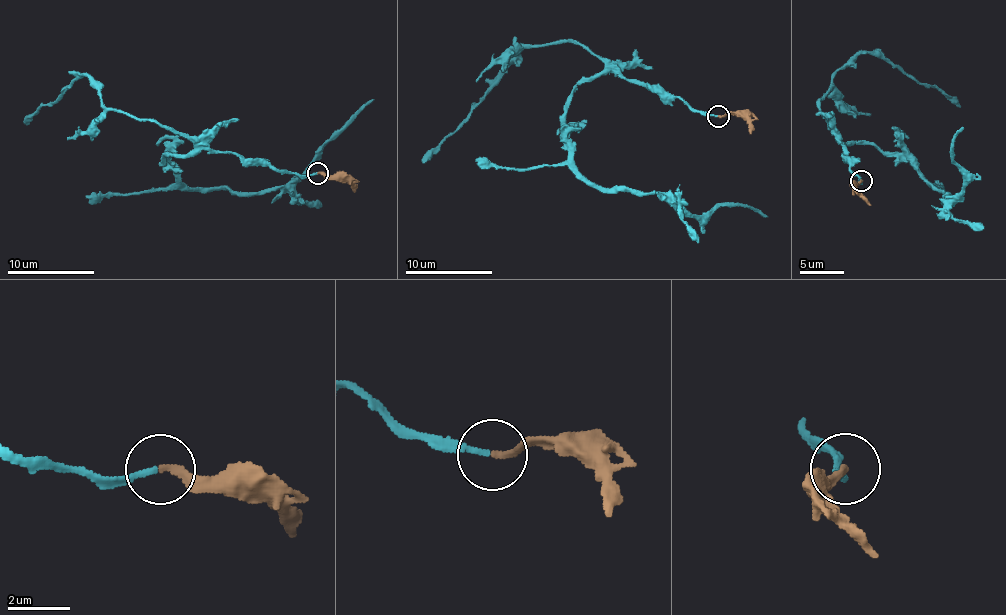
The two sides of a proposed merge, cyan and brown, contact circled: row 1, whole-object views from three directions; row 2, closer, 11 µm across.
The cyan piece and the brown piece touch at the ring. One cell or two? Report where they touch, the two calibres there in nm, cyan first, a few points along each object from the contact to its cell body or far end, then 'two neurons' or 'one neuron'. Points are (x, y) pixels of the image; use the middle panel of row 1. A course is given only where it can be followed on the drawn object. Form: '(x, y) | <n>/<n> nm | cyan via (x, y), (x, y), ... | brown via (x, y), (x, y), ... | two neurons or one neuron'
(718, 116) | 180/220 nm | cyan via (716, 116), (601, 71), (572, 93), (565, 141), (605, 188), (669, 196), (693, 216), (744, 204), (768, 217) | brown via (718, 116), (742, 115), (750, 134) | one neuron

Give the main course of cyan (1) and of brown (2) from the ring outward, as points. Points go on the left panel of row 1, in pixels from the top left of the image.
1: (316, 172), (284, 173), (202, 150), (166, 155), (184, 183), (270, 192), (308, 168), (374, 99)
2: (318, 172), (341, 178), (355, 191)

